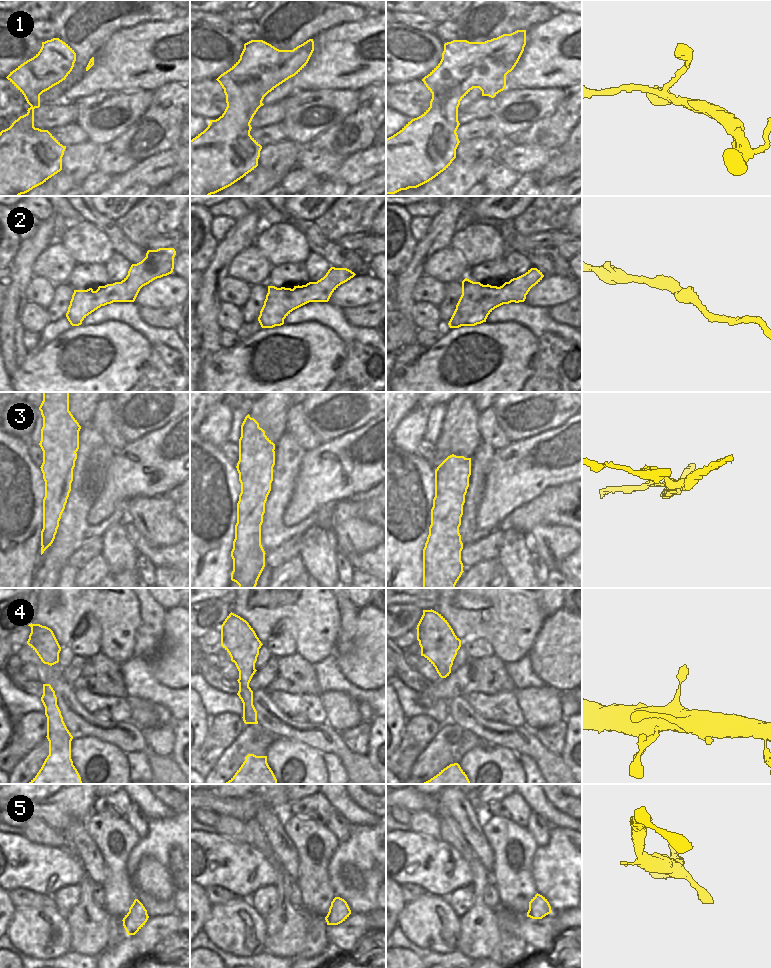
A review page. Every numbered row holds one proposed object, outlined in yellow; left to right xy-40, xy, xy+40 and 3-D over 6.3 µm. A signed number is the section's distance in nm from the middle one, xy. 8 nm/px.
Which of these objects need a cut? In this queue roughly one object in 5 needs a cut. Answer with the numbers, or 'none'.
3

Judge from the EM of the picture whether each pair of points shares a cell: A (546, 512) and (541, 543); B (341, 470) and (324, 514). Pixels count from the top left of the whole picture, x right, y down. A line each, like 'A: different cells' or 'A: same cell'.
A: different cells
B: different cells

